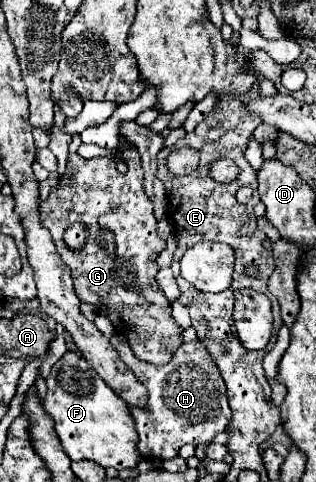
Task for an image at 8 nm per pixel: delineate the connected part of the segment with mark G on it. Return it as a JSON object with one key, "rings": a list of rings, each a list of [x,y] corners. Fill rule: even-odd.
{"rings":[[[123,149],[121,155],[127,167],[125,173],[121,173],[117,169],[117,163],[107,157],[83,159],[79,155],[69,155],[65,177],[59,179],[59,187],[51,191],[49,199],[39,205],[39,215],[41,215],[43,227],[49,229],[55,247],[61,247],[63,233],[69,225],[85,223],[89,231],[85,251],[79,253],[77,257],[61,257],[71,269],[75,293],[79,301],[95,305],[101,315],[109,317],[115,327],[115,333],[127,337],[133,349],[133,355],[137,359],[153,363],[153,365],[163,365],[163,363],[169,363],[171,355],[183,345],[183,339],[181,339],[183,329],[173,321],[171,303],[167,301],[165,293],[159,289],[155,281],[155,275],[159,271],[157,255],[165,249],[165,241],[157,235],[157,219],[153,215],[153,203],[143,191],[141,157],[137,149]]]}

